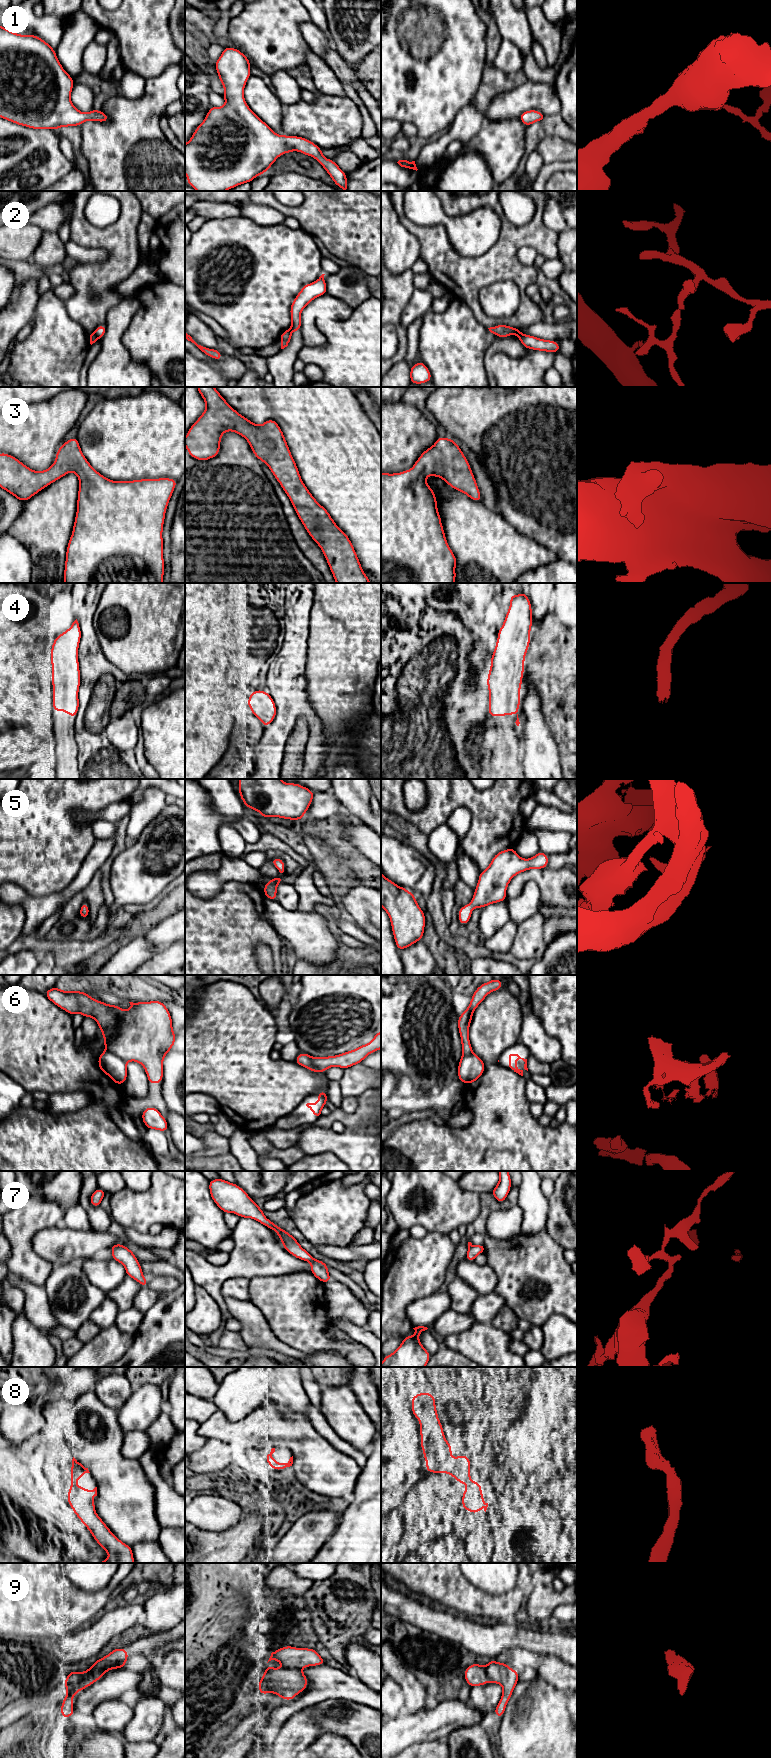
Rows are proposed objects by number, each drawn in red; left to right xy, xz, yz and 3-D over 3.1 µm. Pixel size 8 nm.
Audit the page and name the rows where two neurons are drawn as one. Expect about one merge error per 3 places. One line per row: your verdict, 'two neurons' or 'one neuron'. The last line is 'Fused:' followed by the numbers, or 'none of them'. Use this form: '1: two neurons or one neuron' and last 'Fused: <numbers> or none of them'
1: one neuron
2: two neurons
3: one neuron
4: one neuron
5: one neuron
6: two neurons
7: two neurons
8: one neuron
9: one neuron
Fused: 2, 6, 7

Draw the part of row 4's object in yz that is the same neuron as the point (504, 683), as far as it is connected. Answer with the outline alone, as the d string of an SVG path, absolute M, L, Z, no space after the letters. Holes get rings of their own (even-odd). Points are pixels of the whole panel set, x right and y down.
M527 594L510 595L510 606L498 630L487 677L490 717L516 714L517 726L520 724L517 714L521 702L520 688L532 624L532 607Z

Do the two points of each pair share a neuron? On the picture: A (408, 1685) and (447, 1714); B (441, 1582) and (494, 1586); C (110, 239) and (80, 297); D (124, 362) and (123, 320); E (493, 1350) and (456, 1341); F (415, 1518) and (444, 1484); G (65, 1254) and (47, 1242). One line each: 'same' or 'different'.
A: different
B: different
C: same
D: same
E: same
F: same
G: same

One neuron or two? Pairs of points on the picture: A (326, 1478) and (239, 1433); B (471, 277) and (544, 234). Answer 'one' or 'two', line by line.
A: one
B: one

